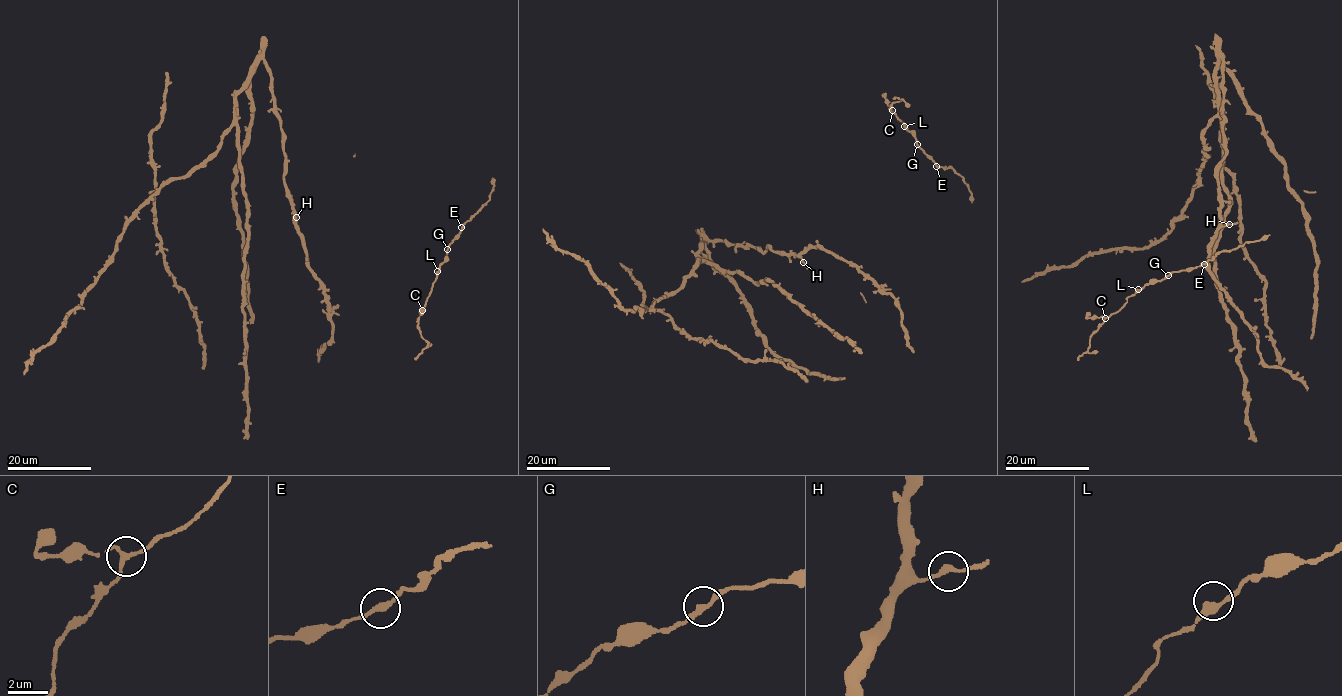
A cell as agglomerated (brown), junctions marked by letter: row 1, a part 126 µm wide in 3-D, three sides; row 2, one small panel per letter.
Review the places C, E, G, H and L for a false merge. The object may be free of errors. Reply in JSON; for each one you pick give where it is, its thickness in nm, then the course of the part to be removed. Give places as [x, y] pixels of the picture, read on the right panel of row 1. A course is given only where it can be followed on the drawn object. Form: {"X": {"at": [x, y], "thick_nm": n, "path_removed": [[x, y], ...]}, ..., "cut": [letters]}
{"cut": []}

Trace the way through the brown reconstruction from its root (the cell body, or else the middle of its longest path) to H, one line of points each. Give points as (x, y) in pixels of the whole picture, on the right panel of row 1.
H: (1223, 79), (1225, 155), (1218, 169), (1218, 188), (1220, 224), (1229, 224)

